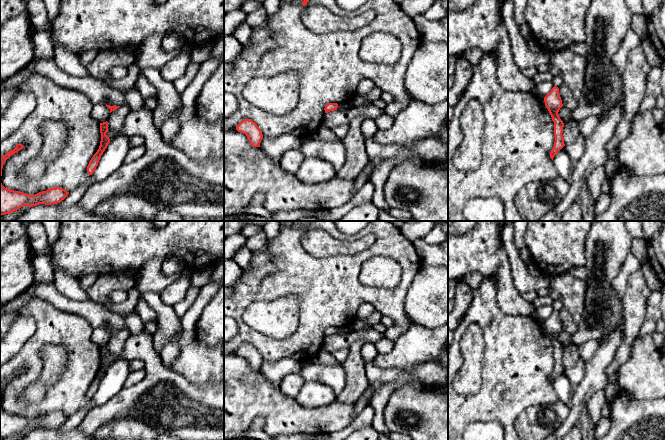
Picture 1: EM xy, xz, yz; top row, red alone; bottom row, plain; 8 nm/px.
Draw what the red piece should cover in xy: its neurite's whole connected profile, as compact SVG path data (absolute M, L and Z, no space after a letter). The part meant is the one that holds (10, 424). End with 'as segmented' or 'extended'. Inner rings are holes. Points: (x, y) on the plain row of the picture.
M17 368L13 374L7 376L0 382L0 439L10 438L23 430L33 431L39 428L57 428L64 424L69 418L69 416L60 411L51 412L35 419L5 412L1 407L3 388L11 379L21 373L23 373L23 369Z | as segmented

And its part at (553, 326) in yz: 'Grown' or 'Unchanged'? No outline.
Unchanged

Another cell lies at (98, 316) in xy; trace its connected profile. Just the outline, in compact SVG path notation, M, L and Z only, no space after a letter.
M35 270L33 284L27 292L30 296L45 300L62 311L84 317L93 329L122 330L126 328L123 315L114 313L91 300L75 301L68 298L56 289L53 279L41 279L36 275Z

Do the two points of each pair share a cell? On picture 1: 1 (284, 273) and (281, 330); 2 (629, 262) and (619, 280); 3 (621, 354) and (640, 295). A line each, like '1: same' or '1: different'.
1: different
2: same
3: same

